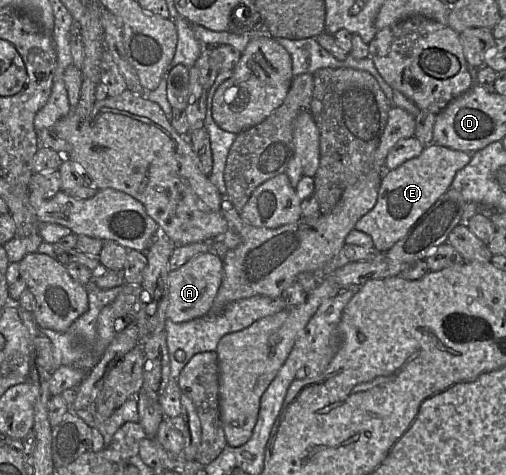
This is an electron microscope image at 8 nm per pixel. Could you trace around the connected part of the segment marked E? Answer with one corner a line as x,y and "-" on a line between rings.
431,143
419,156
393,170
384,171
376,204
356,222
354,229
368,234
373,247
385,253
450,188
456,173
470,162
471,155

